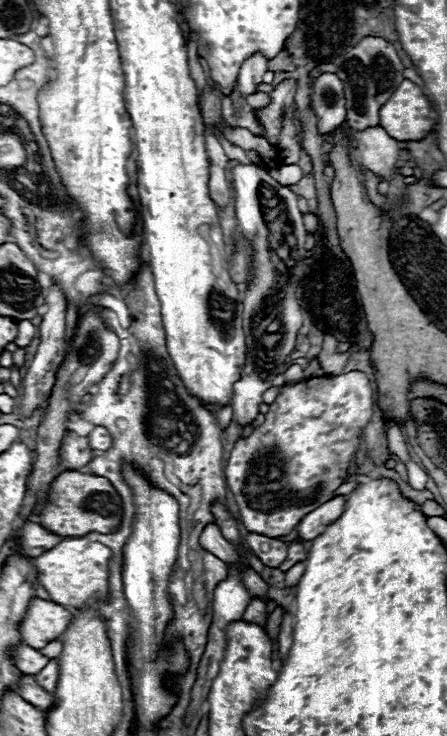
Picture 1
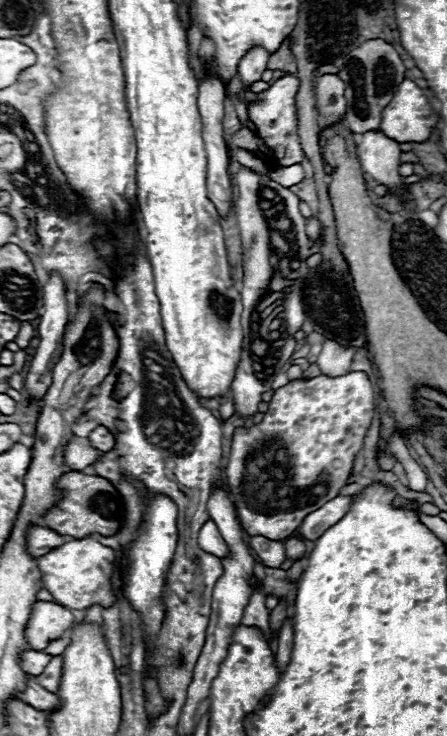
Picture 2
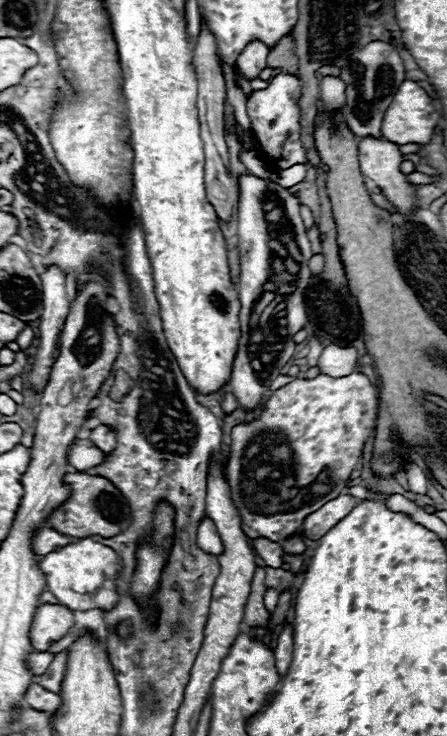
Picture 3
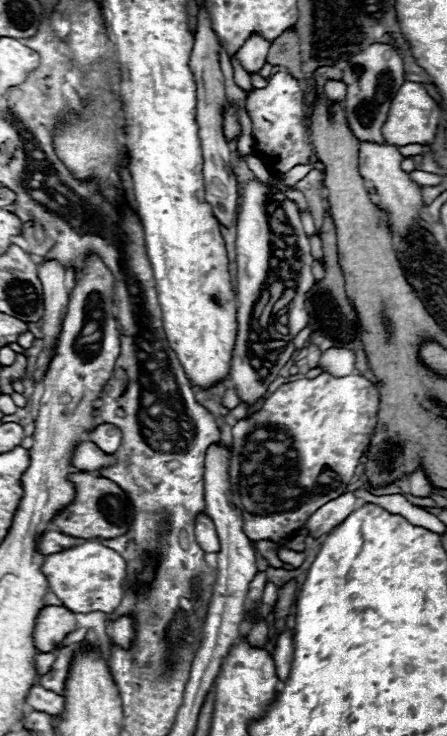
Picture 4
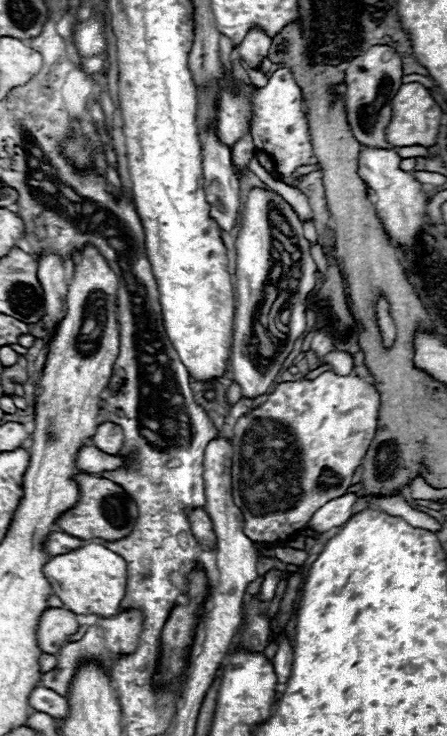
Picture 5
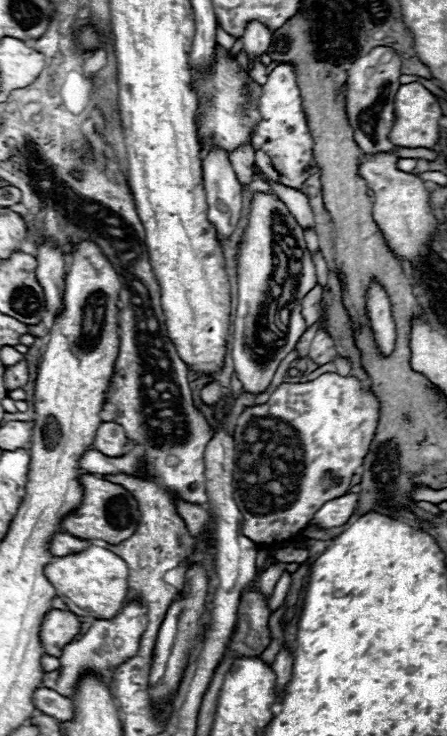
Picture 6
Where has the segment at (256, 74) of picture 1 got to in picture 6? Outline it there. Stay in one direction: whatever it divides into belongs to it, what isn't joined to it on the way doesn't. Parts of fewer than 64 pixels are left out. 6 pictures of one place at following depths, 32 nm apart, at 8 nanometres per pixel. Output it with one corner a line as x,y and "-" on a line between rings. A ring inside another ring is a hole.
254,22
254,24
248,24
242,40
244,40
242,52
246,54
246,58
256,60
256,58
260,58
262,54
268,52
272,36
270,36
270,32
268,32
268,28
264,24

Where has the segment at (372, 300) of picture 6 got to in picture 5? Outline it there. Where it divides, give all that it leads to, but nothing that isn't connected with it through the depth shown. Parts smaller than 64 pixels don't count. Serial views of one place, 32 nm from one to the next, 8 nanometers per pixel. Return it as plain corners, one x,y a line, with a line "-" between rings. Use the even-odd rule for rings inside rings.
386,300
378,302
378,326
382,328
382,338
386,340
386,346
390,346
394,342
392,338
396,336
396,332
394,332
394,322
388,316
388,304
386,304

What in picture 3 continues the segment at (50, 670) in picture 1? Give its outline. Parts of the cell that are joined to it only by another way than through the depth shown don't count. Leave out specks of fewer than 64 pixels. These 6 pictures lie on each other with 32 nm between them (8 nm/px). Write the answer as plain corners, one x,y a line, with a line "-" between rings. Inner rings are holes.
60,652
60,654
54,656
48,670
40,676
35,676
33,681
40,684
42,688
50,690
50,692
60,692
60,684
62,684
62,678
64,678
64,668
66,668
66,652

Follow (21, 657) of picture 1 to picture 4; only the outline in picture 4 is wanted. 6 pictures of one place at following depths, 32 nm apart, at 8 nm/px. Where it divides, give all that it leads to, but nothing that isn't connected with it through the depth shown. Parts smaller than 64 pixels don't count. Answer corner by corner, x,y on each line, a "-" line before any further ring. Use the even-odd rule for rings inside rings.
40,652
40,654
36,654
34,656
36,672
38,674
46,674
50,670
50,666
54,664
54,660
56,660
56,654
52,654
52,652

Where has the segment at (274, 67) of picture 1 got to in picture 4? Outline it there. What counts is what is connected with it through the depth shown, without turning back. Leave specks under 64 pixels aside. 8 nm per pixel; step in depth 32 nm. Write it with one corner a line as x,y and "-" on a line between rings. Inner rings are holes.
294,28
286,30
282,36
278,36
278,40
274,40
274,44
270,46
270,52
268,52
268,58
266,60
272,66
286,68
294,78
302,80
300,52
298,52
298,36
296,36

